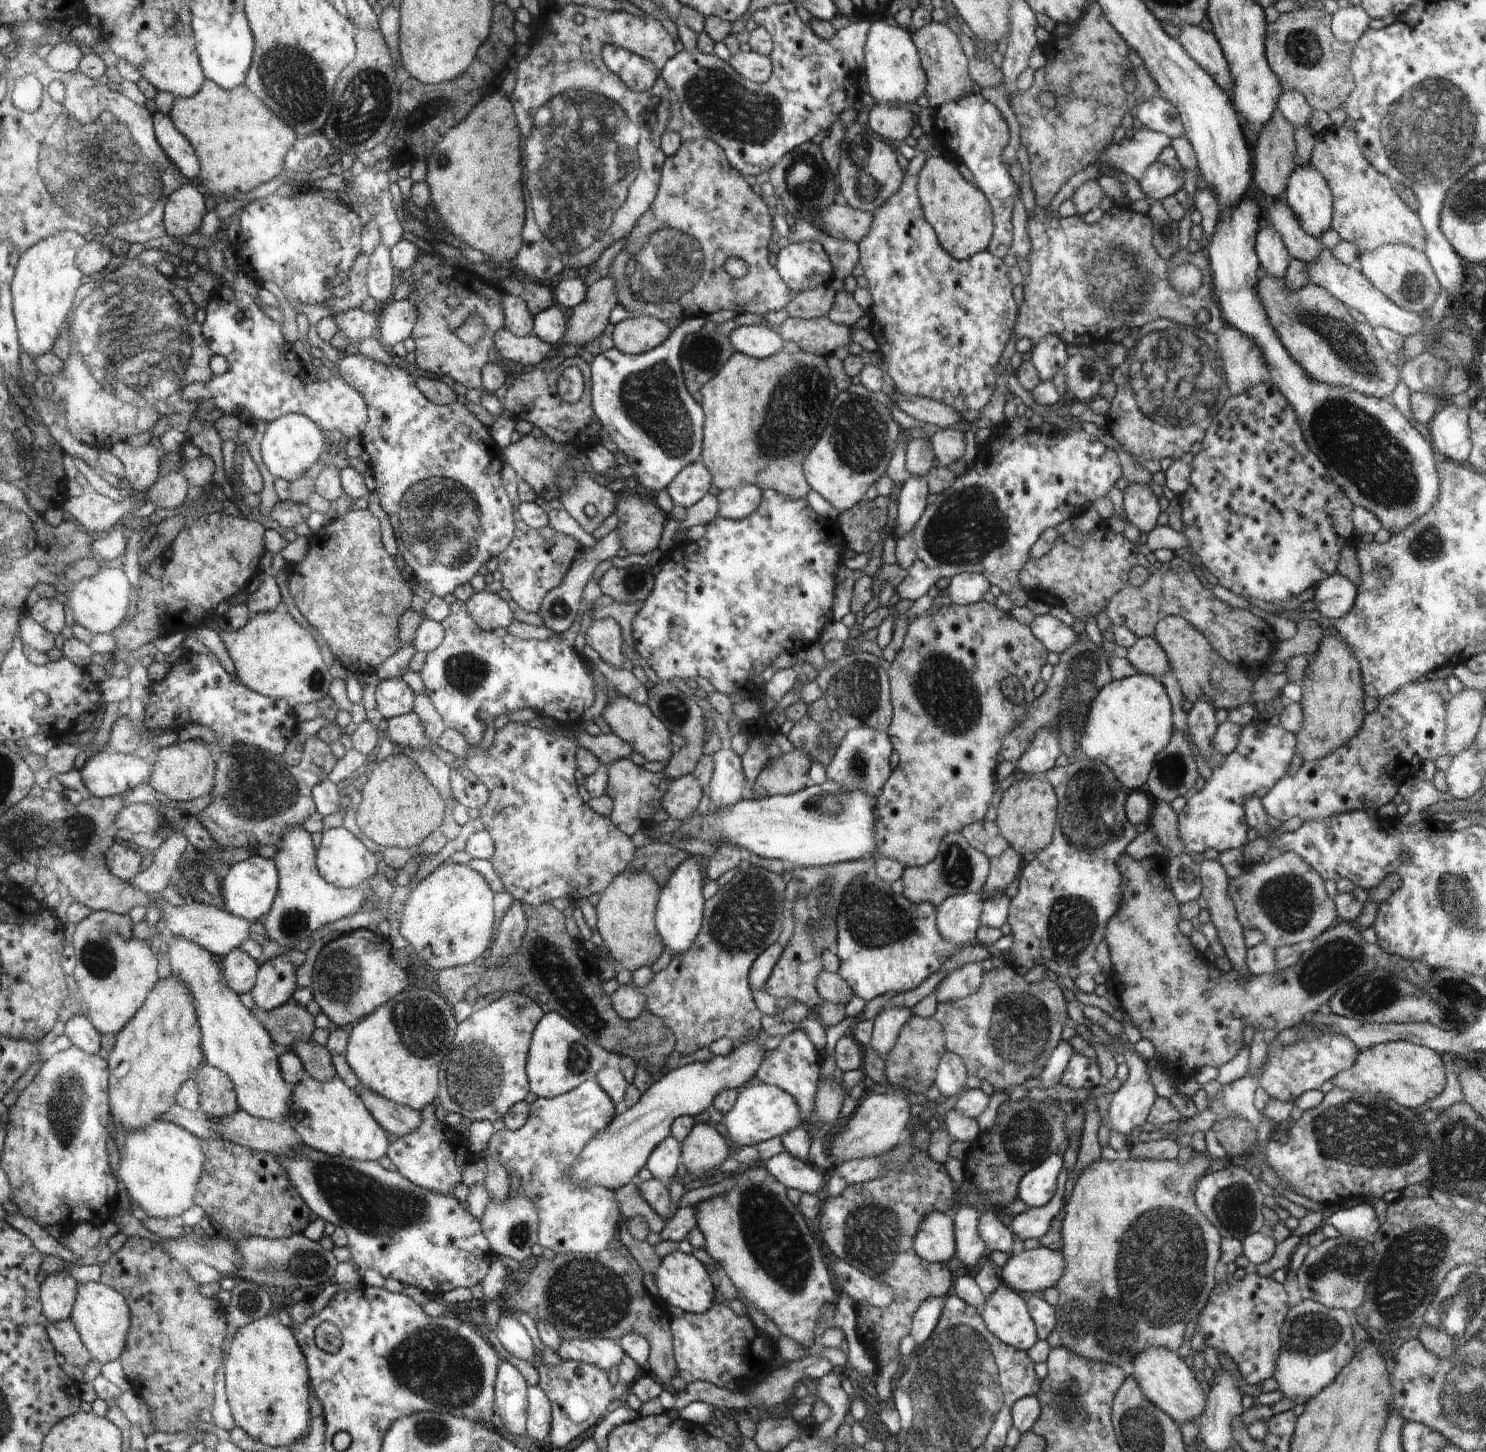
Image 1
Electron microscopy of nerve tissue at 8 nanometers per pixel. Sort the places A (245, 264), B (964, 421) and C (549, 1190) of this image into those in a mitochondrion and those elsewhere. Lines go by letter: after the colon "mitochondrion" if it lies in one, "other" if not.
A: other
B: other
C: other

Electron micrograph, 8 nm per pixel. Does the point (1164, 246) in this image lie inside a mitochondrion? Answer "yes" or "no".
yes

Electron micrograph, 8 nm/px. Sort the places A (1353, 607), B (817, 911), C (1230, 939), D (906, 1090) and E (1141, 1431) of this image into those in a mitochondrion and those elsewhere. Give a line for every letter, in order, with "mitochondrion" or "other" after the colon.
A: other
B: mitochondrion
C: other
D: other
E: mitochondrion

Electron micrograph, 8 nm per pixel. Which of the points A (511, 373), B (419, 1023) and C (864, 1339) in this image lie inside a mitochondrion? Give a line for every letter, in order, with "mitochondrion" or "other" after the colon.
A: other
B: mitochondrion
C: other

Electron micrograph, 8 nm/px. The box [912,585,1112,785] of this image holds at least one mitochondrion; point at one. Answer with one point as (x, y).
(1082, 670)

